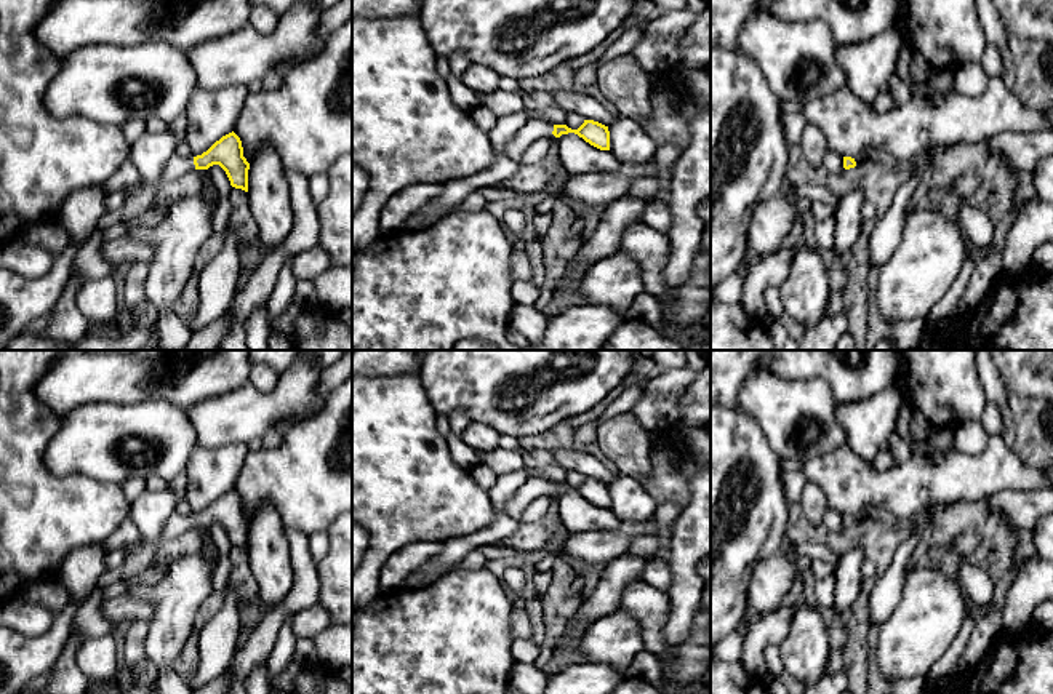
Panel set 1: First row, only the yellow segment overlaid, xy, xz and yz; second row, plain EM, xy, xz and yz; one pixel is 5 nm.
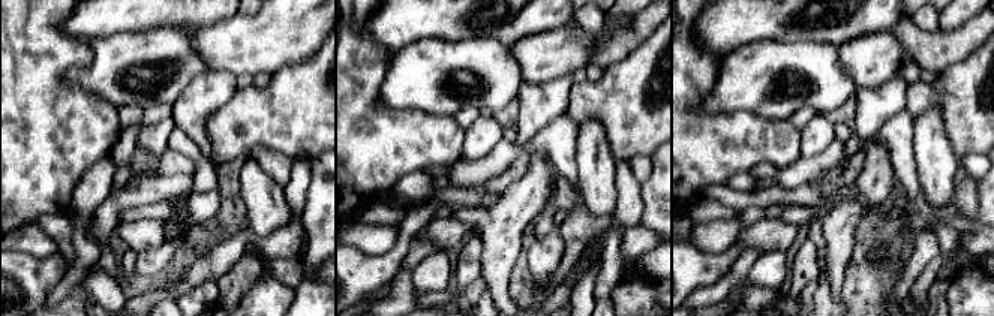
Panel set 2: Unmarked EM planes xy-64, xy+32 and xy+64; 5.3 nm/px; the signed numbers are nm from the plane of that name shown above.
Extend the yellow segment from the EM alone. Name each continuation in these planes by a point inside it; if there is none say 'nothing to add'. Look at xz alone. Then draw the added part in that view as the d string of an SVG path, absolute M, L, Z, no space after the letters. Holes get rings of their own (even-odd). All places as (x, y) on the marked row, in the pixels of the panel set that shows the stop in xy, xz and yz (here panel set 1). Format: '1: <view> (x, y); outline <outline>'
1: xz (535, 130); outline M531 118L528 123L514 136L514 139L506 146L506 154L520 162L522 155L530 144L543 138L549 138L554 131L554 125L544 120Z

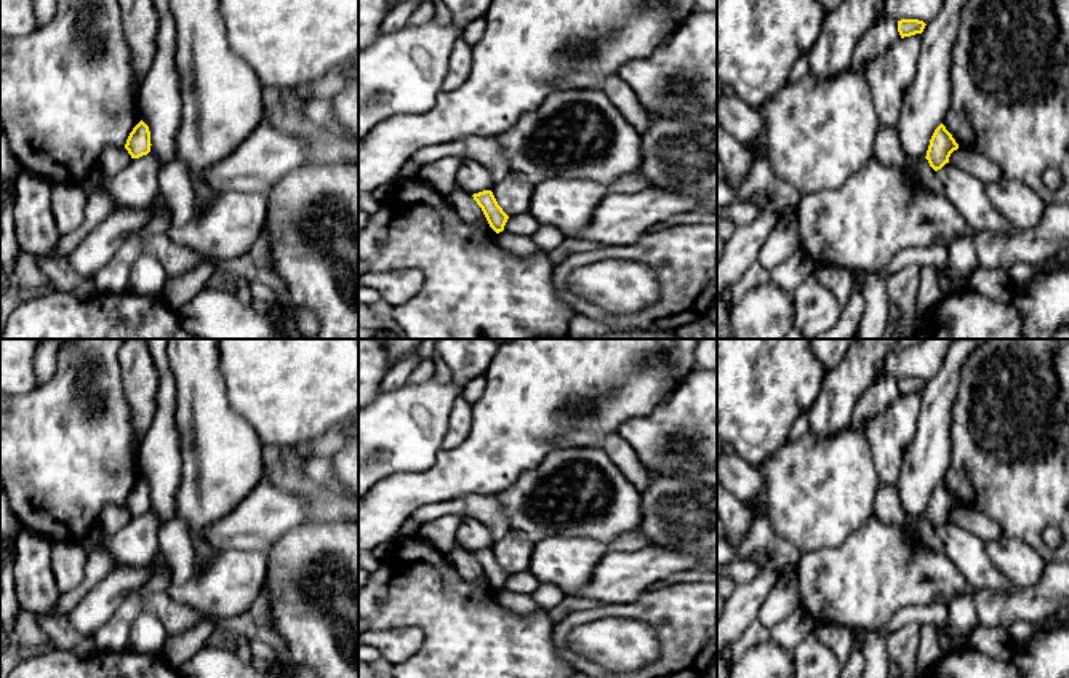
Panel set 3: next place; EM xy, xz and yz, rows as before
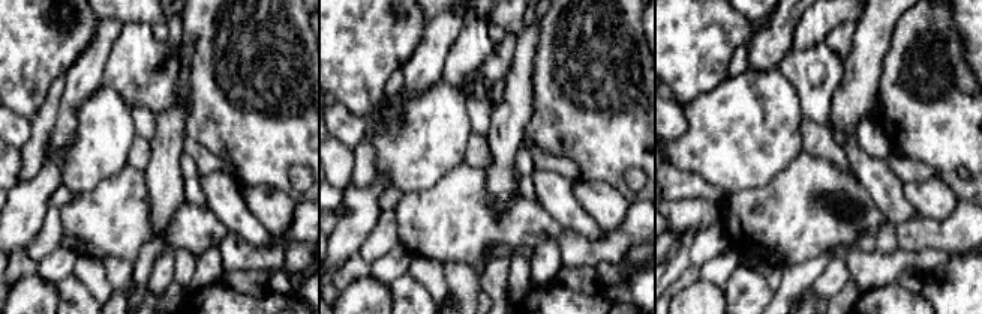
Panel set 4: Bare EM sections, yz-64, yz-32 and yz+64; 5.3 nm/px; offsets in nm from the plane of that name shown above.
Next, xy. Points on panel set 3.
nothing to add

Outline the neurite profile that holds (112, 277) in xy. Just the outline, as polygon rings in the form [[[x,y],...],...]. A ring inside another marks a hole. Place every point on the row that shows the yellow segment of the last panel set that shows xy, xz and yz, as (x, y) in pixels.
[[[158,192],[150,205],[155,208],[155,214],[144,230],[126,240],[117,254],[93,275],[96,293],[118,294],[126,291],[126,281],[133,264],[146,254],[146,240],[170,229],[171,211],[165,197]]]

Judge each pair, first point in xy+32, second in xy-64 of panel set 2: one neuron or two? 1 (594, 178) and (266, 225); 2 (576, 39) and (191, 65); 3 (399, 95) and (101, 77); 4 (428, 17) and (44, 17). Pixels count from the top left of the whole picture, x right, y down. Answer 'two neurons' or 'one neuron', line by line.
1: one neuron
2: two neurons
3: one neuron
4: two neurons

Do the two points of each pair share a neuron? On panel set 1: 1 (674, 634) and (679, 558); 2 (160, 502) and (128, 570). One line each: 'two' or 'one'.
1: one
2: one

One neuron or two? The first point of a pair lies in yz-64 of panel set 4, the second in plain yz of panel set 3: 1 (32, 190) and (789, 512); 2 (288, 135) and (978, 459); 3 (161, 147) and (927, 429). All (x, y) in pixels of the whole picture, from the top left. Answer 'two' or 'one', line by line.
1: two
2: one
3: one

